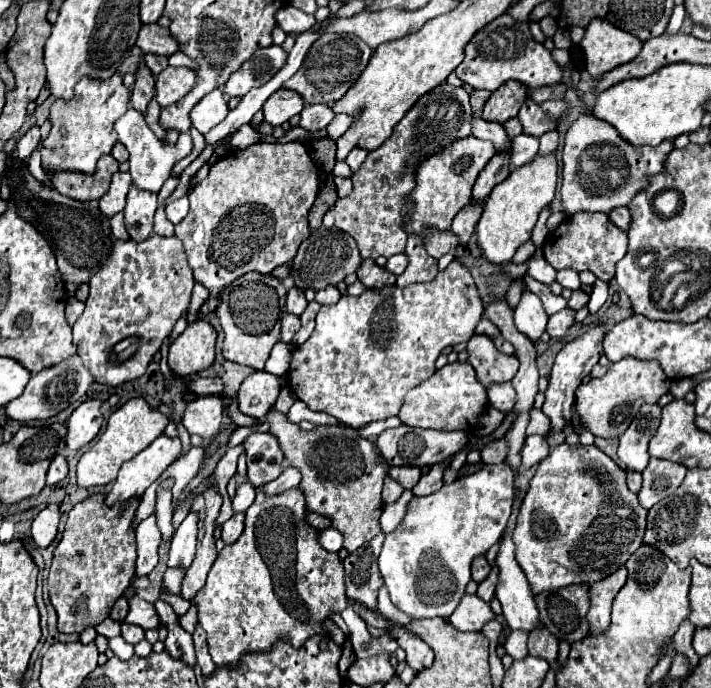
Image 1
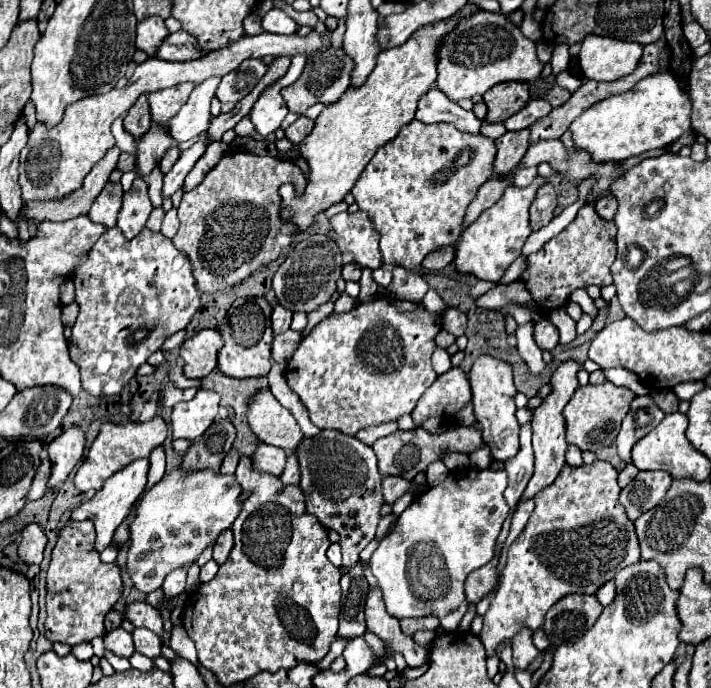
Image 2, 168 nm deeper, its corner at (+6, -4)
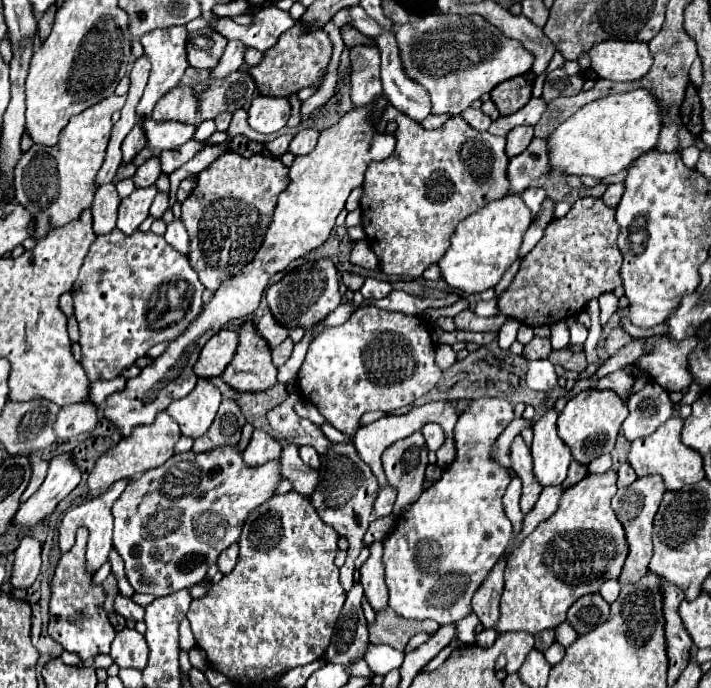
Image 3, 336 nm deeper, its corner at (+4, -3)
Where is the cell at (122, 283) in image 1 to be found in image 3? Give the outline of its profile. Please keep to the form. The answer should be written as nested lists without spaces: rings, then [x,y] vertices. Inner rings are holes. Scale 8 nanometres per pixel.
[[[114,229],[108,235],[96,237],[70,293],[74,299],[74,315],[80,327],[80,347],[84,357],[82,367],[88,379],[92,381],[114,379],[120,375],[122,369],[132,367],[136,359],[144,357],[152,345],[178,339],[204,307],[204,301],[202,301],[204,285],[198,281],[198,275],[194,273],[194,269],[190,269],[188,259],[178,255],[164,241],[164,237],[154,235],[152,231],[150,233],[136,231],[130,237]]]

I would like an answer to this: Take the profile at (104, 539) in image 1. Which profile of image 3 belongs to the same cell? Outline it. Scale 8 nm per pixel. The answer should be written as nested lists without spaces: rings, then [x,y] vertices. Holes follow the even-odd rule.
[[[78,529],[74,547],[64,553],[58,561],[54,579],[52,579],[52,599],[50,599],[50,623],[48,635],[58,641],[66,651],[74,651],[82,661],[94,659],[100,653],[110,653],[110,643],[116,635],[114,627],[108,621],[106,611],[102,609],[104,591],[100,585],[92,585],[90,573],[86,573],[84,553],[86,553],[86,529]]]

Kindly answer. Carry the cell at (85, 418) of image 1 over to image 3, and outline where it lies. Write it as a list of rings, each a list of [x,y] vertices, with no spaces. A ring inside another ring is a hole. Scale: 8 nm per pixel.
[[[64,453],[50,461],[48,475],[42,487],[20,505],[18,513],[14,515],[12,523],[20,527],[34,527],[36,523],[48,519],[56,505],[80,483],[80,471],[76,469],[72,455]],[[30,519],[30,521],[26,521]]]

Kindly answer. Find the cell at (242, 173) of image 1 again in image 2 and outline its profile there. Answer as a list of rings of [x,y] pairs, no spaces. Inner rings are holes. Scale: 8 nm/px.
[[[228,152],[194,190],[184,194],[178,208],[180,228],[172,242],[188,256],[192,274],[196,278],[196,288],[200,292],[222,292],[288,252],[298,226],[294,226],[290,220],[280,218],[282,198],[278,194],[278,188],[282,184],[292,184],[296,192],[302,192],[306,188],[306,176],[298,168],[298,164],[270,156],[256,156],[252,152]]]

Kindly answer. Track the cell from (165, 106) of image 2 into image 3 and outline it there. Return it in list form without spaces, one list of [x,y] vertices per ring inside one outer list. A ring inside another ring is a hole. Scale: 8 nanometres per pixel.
[[[178,85],[170,93],[166,93],[166,97],[162,97],[162,101],[154,107],[152,119],[196,125],[196,111],[198,105],[194,105],[194,93],[190,93],[190,87]]]

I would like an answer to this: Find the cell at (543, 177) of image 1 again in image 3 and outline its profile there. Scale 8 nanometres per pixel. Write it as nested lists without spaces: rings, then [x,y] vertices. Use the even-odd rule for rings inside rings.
[[[508,195],[506,199],[492,201],[456,227],[452,247],[438,261],[442,279],[450,289],[458,289],[468,295],[492,289],[502,279],[504,271],[518,259],[518,249],[530,223],[530,209],[526,209],[520,195]]]

